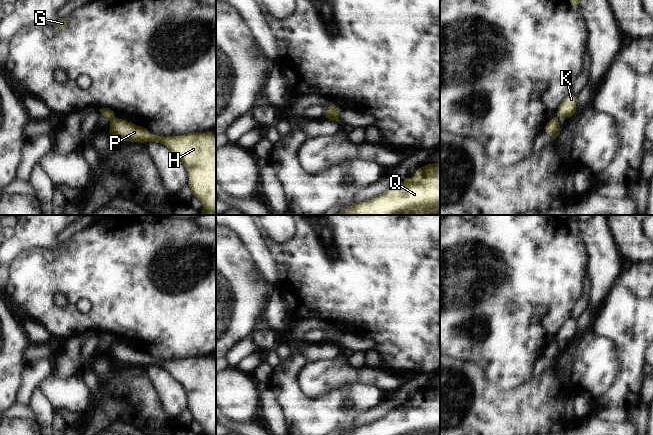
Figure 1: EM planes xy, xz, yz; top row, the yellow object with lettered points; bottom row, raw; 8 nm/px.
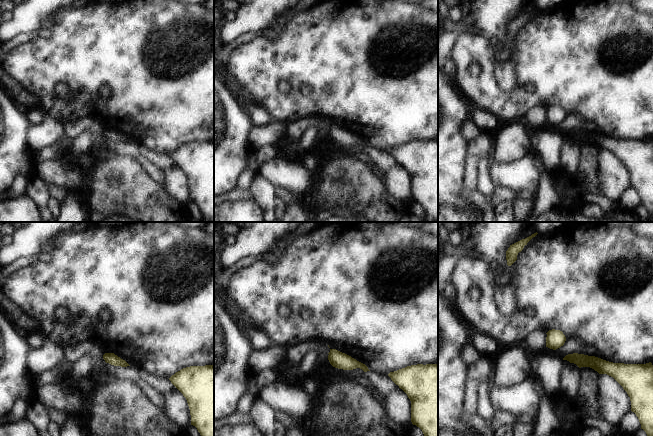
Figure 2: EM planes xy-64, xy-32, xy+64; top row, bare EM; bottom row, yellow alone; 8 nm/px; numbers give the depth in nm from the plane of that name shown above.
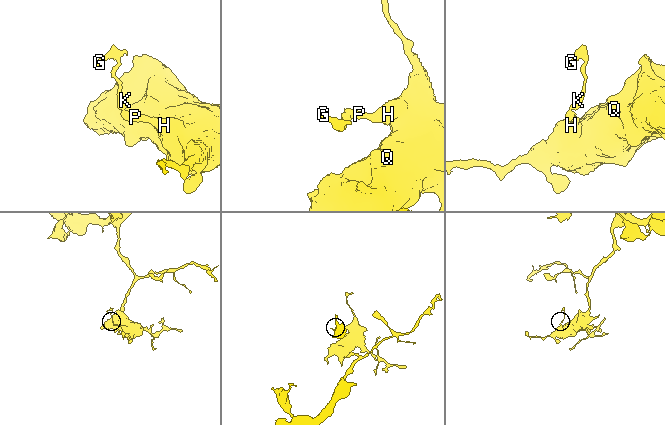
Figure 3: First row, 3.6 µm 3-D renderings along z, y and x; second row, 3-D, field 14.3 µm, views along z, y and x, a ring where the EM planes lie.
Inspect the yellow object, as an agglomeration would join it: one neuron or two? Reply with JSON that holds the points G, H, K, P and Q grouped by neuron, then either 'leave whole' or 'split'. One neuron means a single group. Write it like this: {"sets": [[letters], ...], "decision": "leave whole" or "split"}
{"sets": [["G", "K"], ["H", "P", "Q"]], "decision": "split"}

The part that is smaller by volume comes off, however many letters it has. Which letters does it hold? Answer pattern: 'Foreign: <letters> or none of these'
Foreign: G, K

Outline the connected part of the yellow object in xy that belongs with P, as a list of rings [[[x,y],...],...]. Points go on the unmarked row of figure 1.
[[[111,341],[109,357],[119,365],[140,367],[152,365],[165,369],[185,388],[189,398],[188,410],[192,419],[201,425],[203,429],[201,435],[216,435],[216,360],[211,355],[162,361],[153,359],[146,352],[131,346]]]

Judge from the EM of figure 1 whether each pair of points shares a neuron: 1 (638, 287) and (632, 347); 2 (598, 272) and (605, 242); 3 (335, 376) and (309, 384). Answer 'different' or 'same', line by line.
1: different
2: same
3: same

